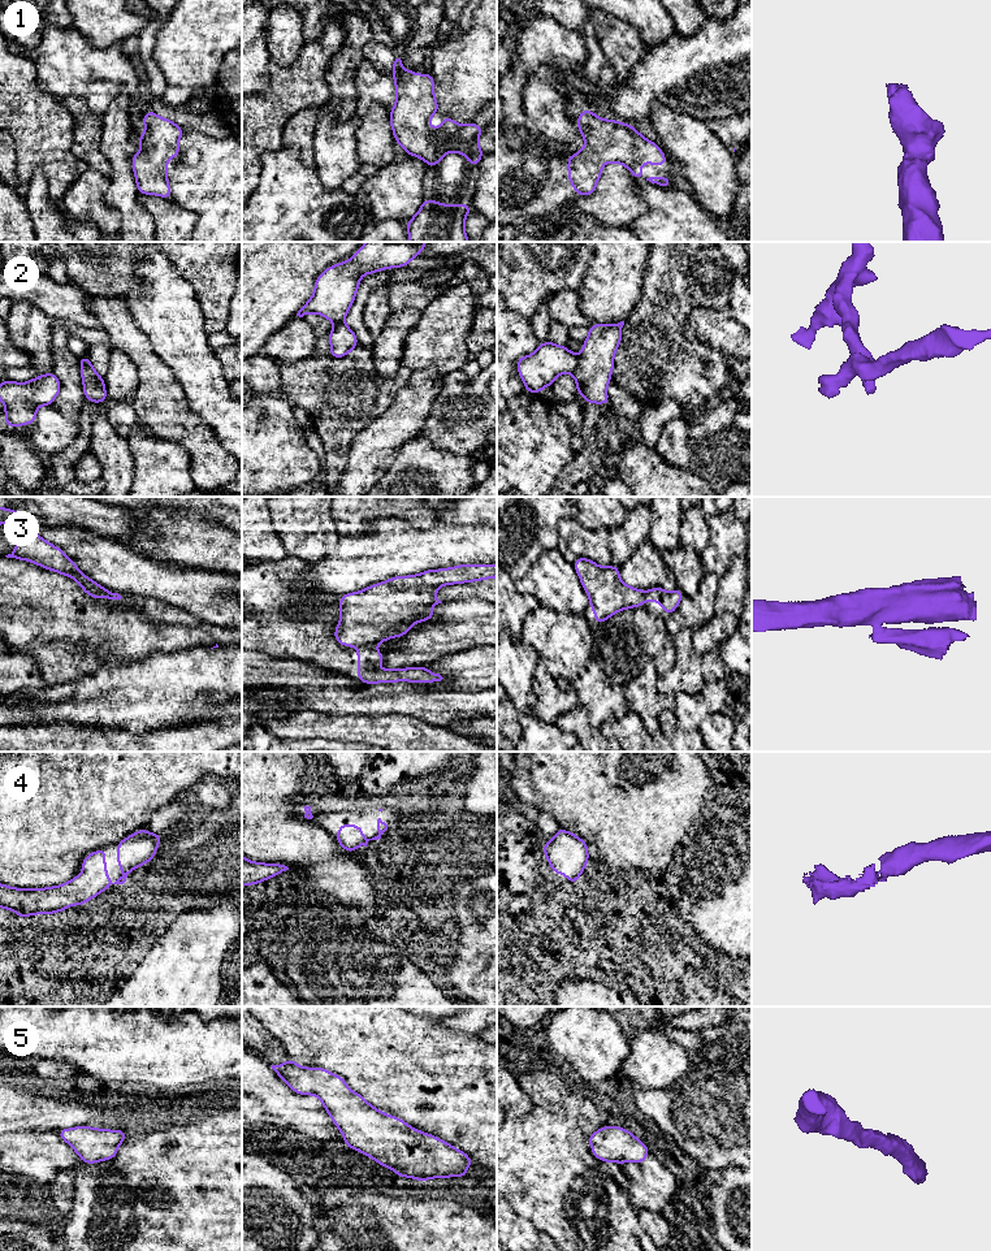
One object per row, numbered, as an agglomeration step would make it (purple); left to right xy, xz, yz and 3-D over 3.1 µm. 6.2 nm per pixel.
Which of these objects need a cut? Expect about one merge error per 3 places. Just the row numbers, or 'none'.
2, 3

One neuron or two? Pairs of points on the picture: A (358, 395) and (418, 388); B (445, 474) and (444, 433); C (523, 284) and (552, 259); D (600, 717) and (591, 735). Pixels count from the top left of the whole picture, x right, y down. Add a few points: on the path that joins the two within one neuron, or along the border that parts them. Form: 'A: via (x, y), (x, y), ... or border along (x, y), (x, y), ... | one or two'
A: border along (412, 371), (392, 403), (380, 414) | two
B: border along (416, 436), (425, 437), (436, 447), (468, 457) | two
C: via (529, 277), (545, 262) | one
D: border along (579, 702), (587, 710), (588, 721), (600, 728) | two

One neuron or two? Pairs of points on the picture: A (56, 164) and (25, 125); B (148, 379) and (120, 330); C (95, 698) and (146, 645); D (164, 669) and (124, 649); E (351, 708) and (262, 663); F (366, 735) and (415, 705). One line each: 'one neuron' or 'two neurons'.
A: one neuron
B: one neuron
C: two neurons
D: two neurons
E: one neuron
F: two neurons

